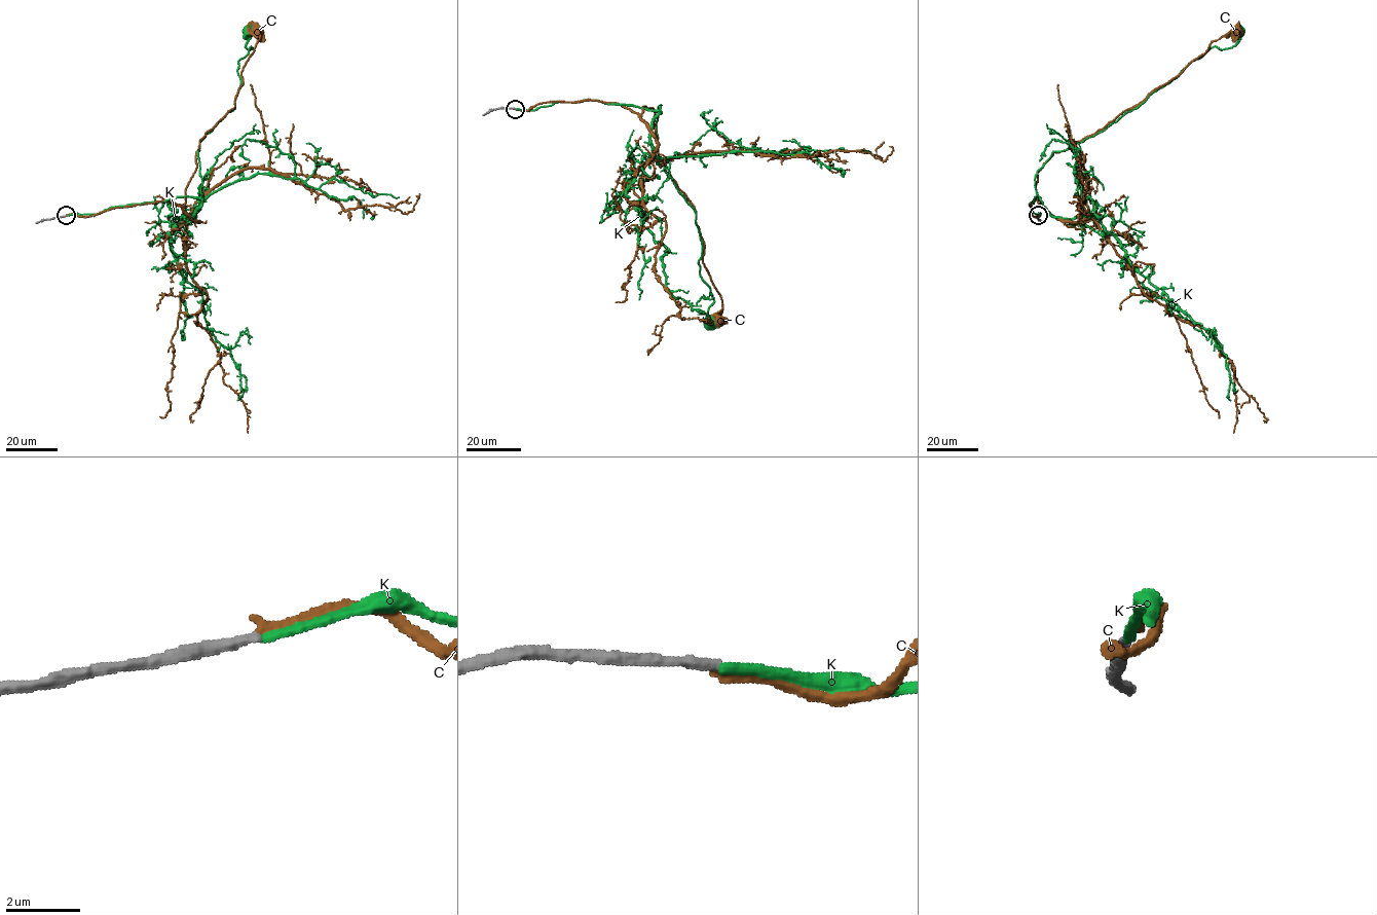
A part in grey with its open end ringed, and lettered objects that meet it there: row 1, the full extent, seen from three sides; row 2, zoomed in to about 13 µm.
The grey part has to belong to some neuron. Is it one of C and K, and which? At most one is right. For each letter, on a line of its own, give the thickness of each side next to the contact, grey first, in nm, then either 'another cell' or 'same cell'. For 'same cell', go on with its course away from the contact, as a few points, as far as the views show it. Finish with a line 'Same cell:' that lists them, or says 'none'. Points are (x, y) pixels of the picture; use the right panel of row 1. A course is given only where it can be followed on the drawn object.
C: calibres 280 and 300 nm; another cell
K: calibres 280 and 240 nm; same cell; course (1038, 216), (1030, 204), (1040, 197), (1035, 178), (1052, 151), (1115, 122), (1211, 48), (1233, 46), (1238, 33)
Same cell: K

